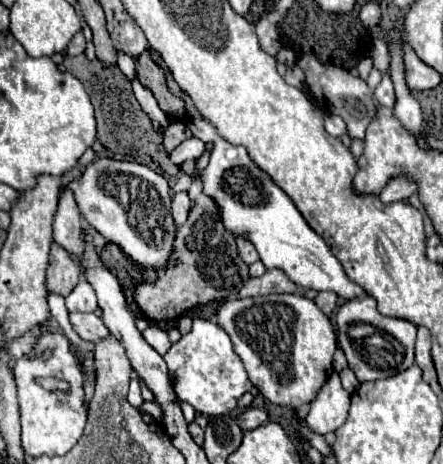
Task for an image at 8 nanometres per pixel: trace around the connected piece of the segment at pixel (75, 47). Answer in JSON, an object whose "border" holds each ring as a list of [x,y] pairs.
{"border":[[[79,31],[73,39],[71,39],[71,43],[69,43],[69,47],[67,47],[67,53],[69,55],[81,55],[85,51],[85,35],[83,35],[83,31]]]}

